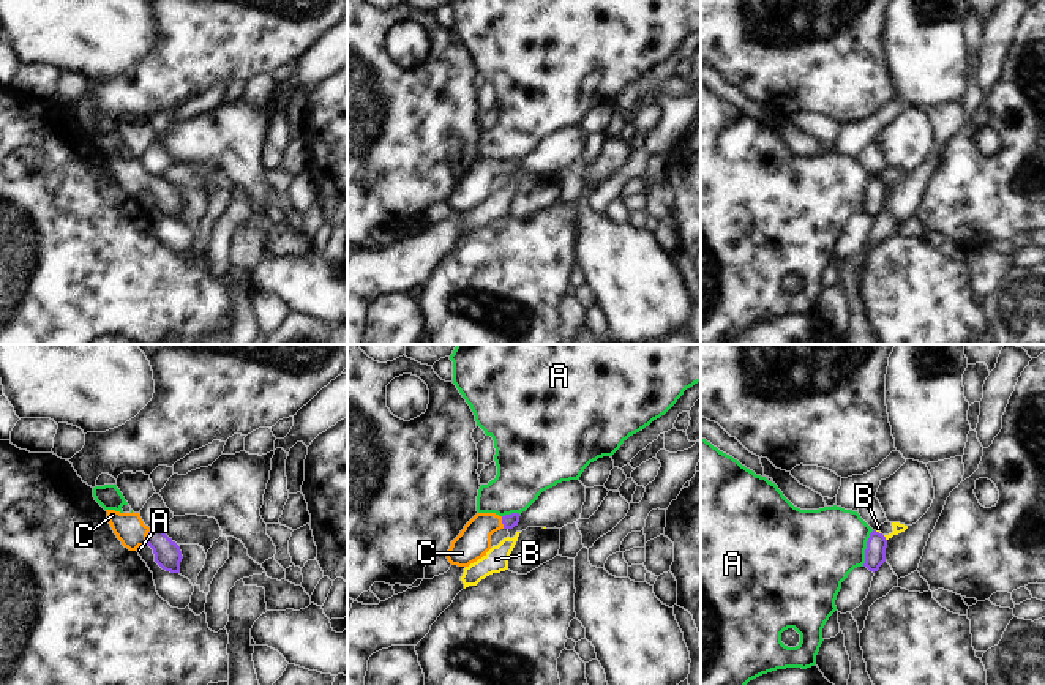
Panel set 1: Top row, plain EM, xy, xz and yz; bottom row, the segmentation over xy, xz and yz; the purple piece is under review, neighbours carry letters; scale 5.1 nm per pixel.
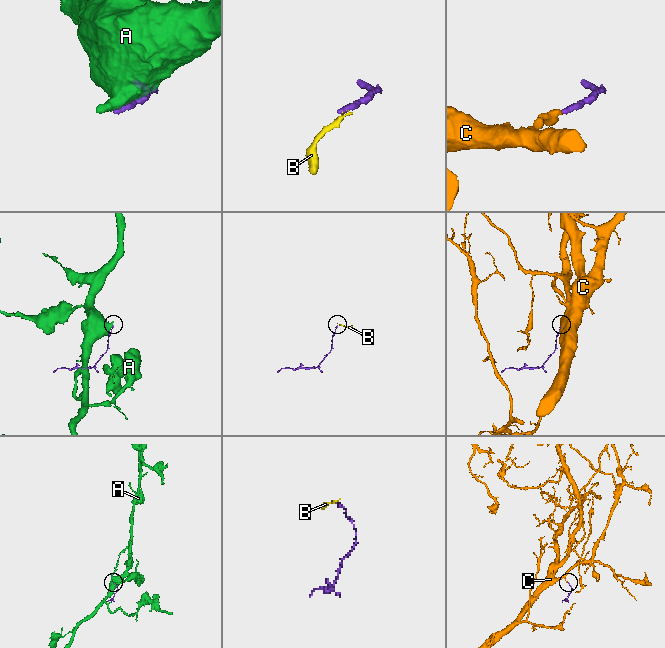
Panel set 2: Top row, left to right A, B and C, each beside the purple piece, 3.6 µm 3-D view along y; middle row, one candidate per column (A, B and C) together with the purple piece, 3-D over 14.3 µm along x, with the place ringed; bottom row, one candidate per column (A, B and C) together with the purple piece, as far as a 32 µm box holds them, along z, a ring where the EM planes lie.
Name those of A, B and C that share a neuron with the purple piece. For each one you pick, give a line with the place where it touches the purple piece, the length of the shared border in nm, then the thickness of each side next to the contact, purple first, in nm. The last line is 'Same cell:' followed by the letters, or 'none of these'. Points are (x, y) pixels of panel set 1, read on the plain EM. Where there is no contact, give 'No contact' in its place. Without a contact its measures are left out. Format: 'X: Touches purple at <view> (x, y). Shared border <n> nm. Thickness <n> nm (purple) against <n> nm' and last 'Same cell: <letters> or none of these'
C: Touches purple at xy (147, 183). Shared border 80 nm. Thickness 140 nm (purple) against 160 nm
Same cell: C.

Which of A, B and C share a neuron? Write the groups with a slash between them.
A / B / C

